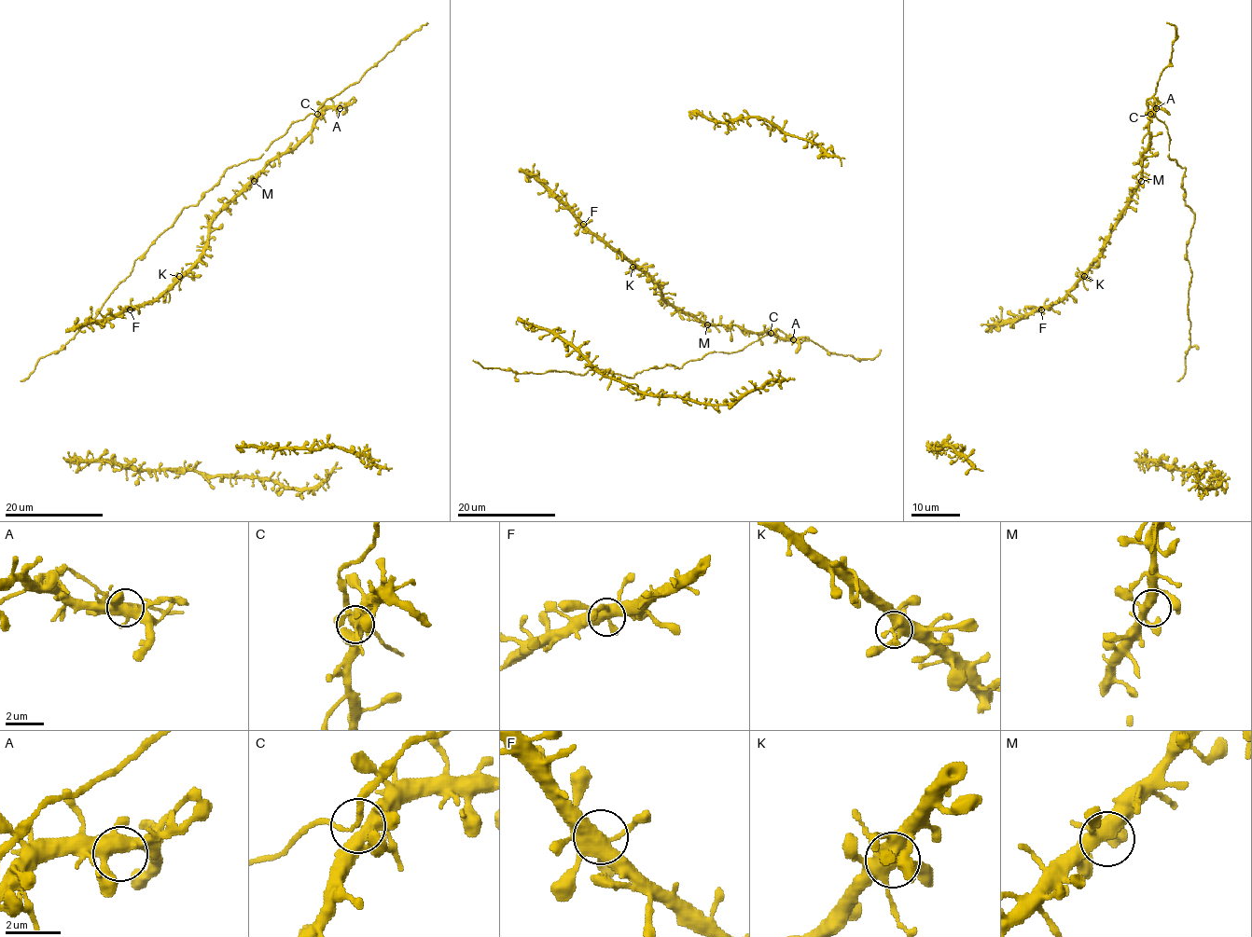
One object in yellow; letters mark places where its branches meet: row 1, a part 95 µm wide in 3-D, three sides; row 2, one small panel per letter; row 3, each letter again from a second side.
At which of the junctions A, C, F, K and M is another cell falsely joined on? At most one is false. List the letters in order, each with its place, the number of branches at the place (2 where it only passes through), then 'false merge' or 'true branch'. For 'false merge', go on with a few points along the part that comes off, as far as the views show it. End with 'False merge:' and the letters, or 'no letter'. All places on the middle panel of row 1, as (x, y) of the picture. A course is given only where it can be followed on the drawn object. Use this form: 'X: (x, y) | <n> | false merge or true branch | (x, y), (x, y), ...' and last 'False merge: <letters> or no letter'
A: (793, 339) | 5 | true branch
C: (771, 333) | 6 | true branch
F: (583, 224) | 6 | true branch
K: (632, 267) | 7 | true branch
M: (707, 324) | 5 | true branch
False merge: no letter

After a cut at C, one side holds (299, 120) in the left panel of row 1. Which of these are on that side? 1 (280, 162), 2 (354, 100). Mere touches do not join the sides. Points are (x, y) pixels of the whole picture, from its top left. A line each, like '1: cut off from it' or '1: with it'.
1: cut off from it
2: cut off from it

